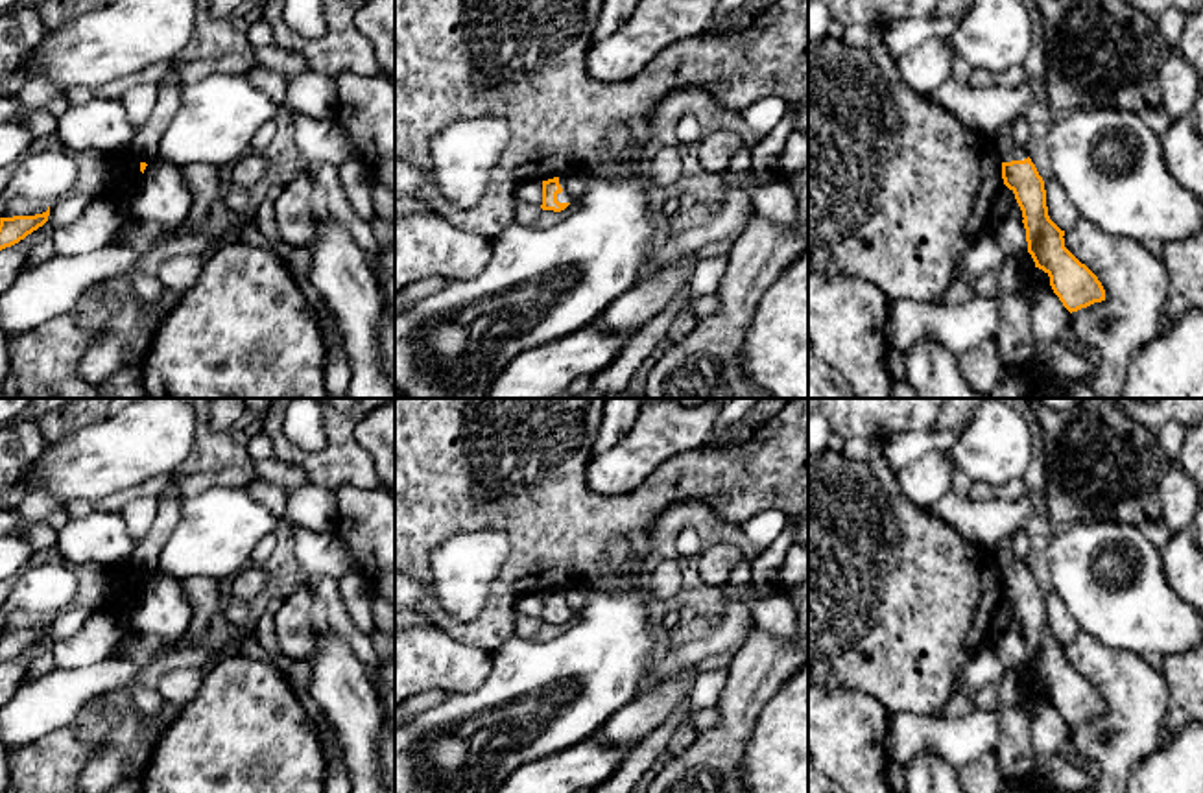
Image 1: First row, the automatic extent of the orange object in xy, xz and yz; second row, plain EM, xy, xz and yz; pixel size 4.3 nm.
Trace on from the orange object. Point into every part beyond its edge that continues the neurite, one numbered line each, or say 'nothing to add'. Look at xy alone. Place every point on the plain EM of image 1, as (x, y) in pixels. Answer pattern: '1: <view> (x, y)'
1: xy (144, 559)

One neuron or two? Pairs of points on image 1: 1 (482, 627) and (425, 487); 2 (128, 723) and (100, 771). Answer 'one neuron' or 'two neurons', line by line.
1: one neuron
2: one neuron

